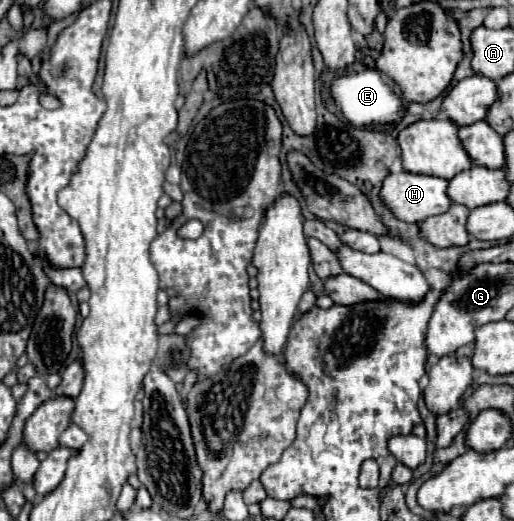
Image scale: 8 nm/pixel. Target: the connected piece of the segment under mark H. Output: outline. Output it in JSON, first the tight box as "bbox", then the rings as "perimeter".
{"bbox":[381,172,453,222],"perimeter":[[[399,172],[399,174],[389,174],[383,180],[381,188],[381,198],[383,202],[393,210],[393,214],[403,220],[403,222],[423,222],[429,216],[443,214],[449,210],[453,200],[447,196],[447,184],[449,180],[439,178],[439,176],[427,176],[427,174],[413,174],[413,172]]]}

